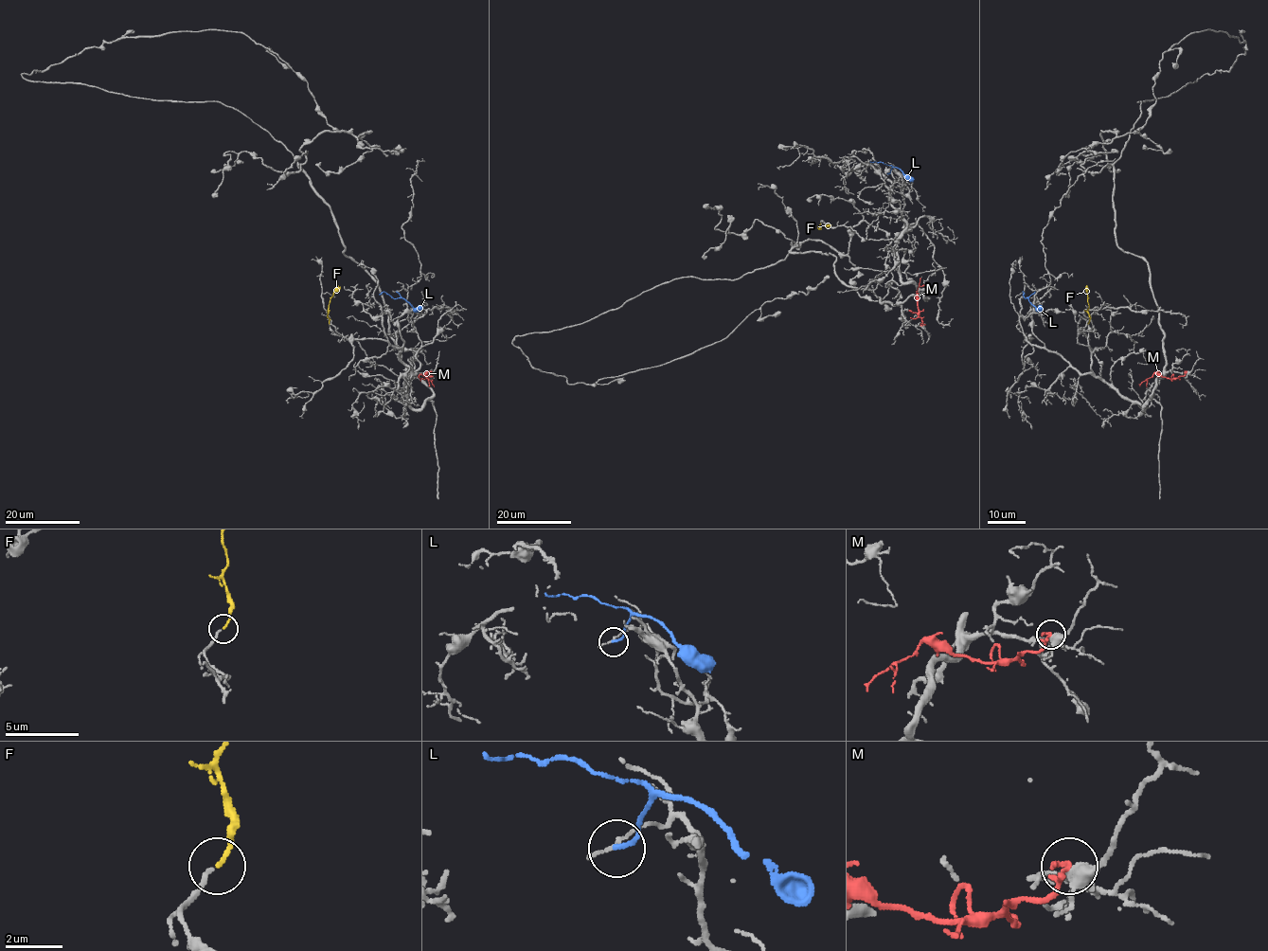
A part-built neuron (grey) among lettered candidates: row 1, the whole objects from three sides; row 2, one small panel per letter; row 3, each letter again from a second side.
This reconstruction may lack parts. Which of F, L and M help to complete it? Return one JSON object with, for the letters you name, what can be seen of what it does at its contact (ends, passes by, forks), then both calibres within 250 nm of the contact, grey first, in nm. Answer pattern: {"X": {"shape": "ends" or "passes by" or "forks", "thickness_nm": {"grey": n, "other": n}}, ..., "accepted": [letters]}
{"F": {"shape": "ends", "thickness_nm": {"grey": 160, "other": 150}}, "accepted": ["F"]}

